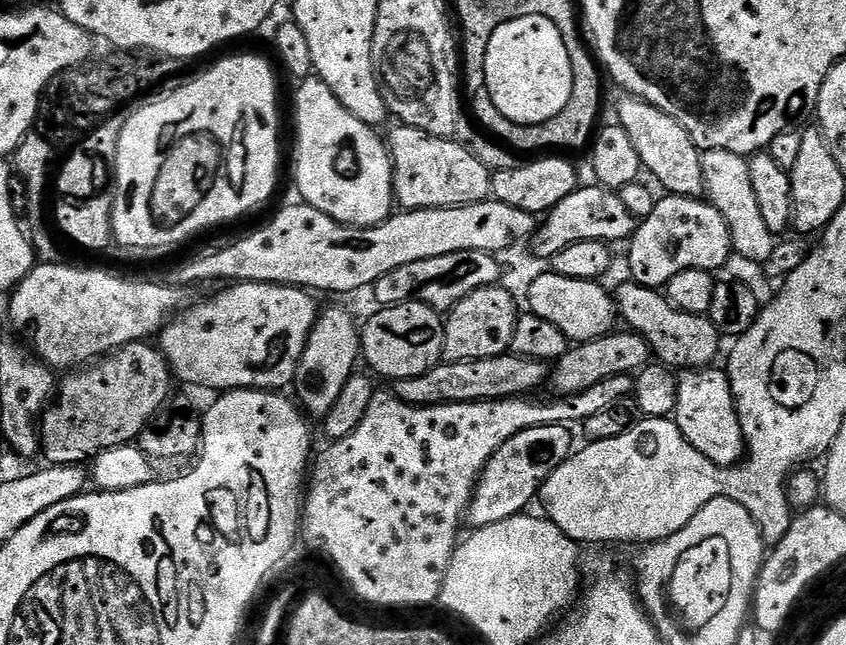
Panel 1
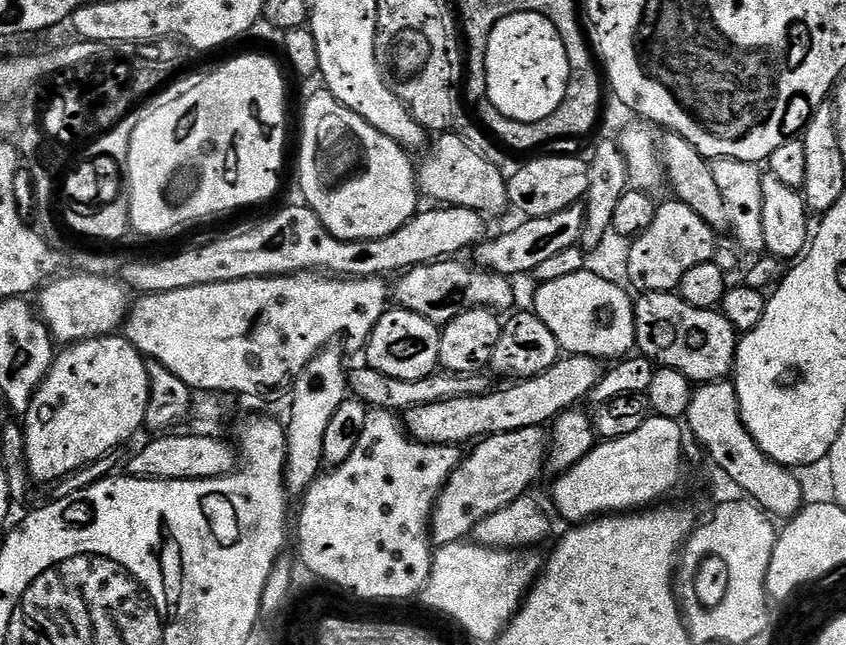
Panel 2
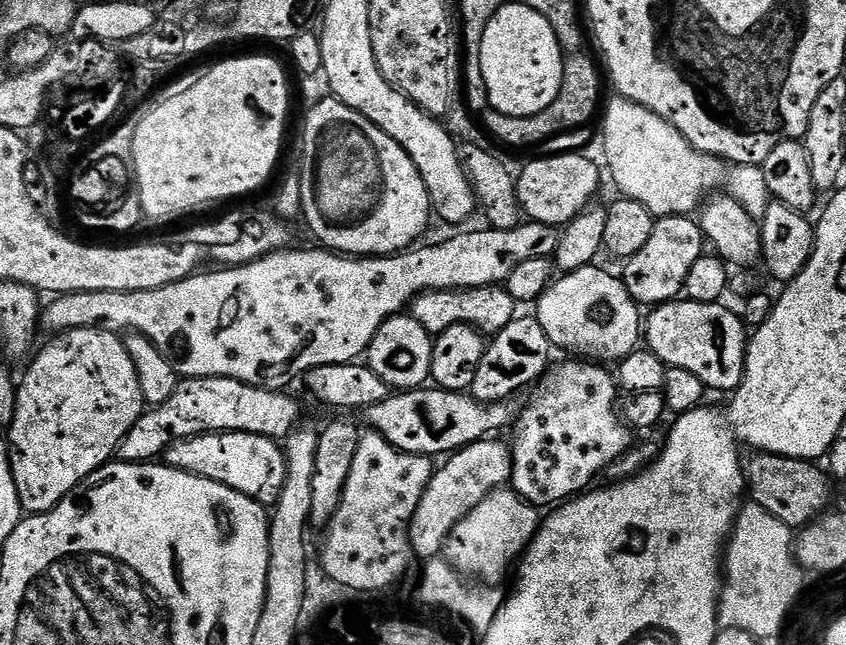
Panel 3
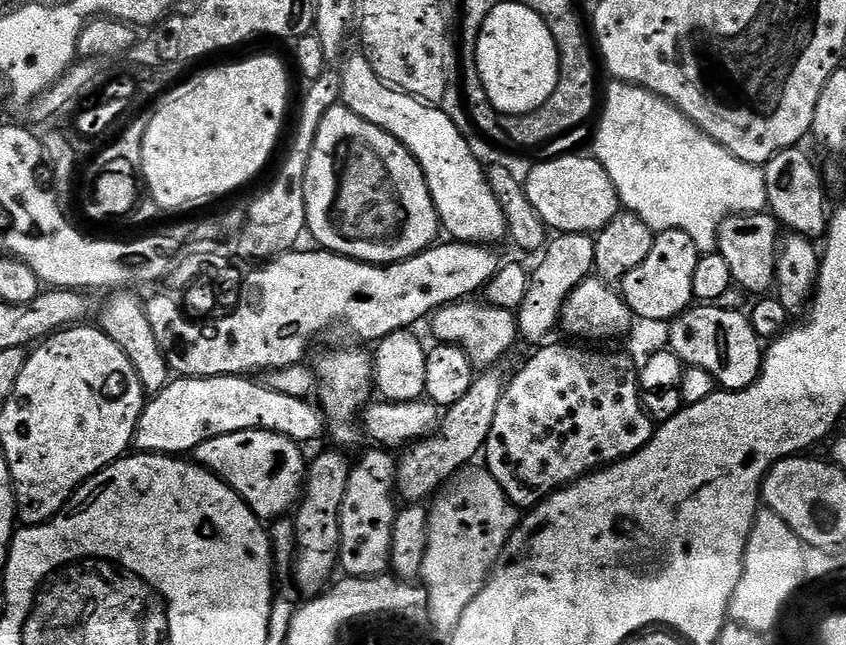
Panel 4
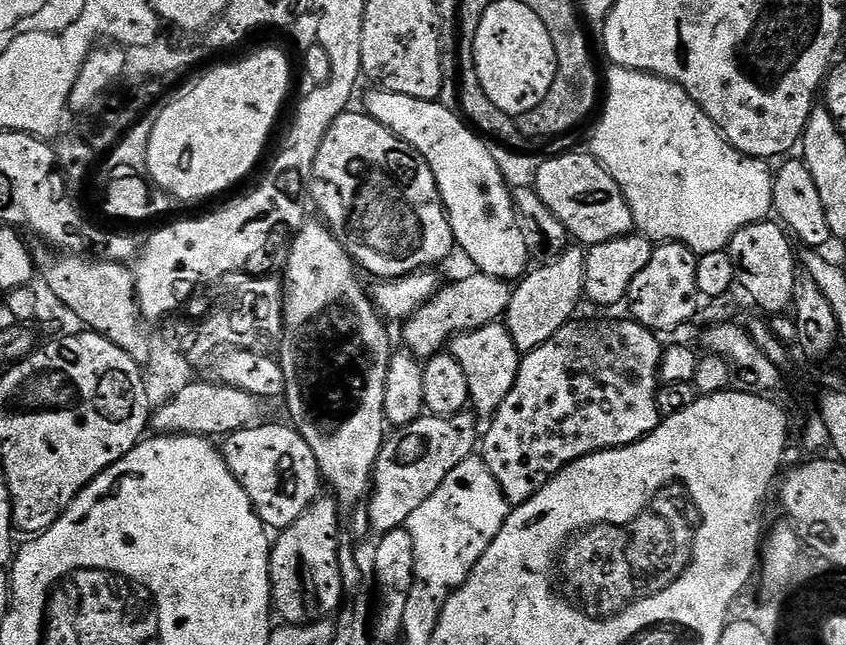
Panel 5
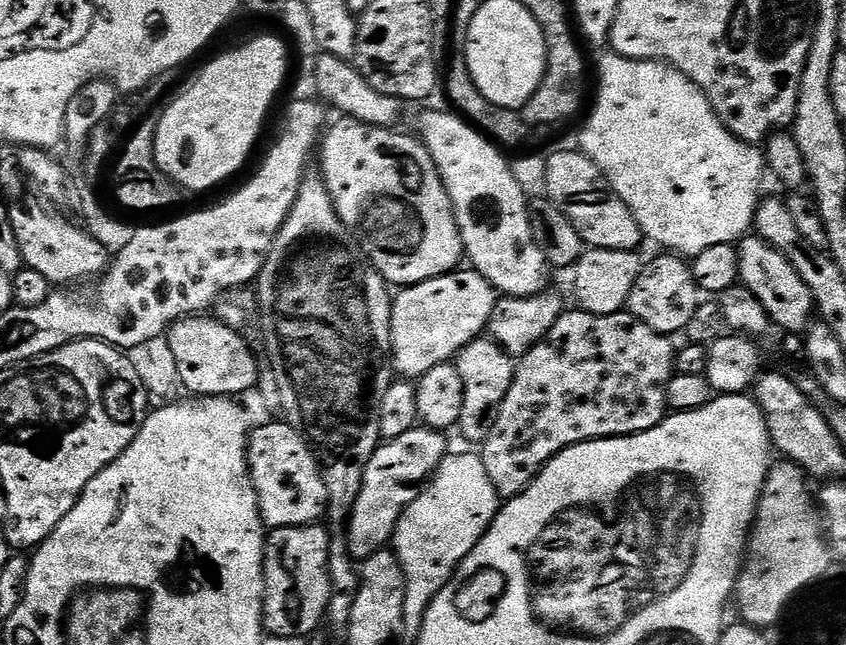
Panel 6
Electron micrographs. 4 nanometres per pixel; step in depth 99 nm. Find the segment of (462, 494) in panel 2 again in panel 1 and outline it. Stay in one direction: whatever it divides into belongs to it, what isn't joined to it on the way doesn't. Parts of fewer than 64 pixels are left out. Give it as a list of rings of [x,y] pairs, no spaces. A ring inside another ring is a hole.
[[[562,424],[550,426],[534,426],[530,430],[522,430],[514,434],[486,462],[480,471],[480,480],[468,503],[466,524],[475,530],[494,526],[494,522],[506,522],[506,518],[519,516],[525,511],[528,503],[535,501],[540,488],[548,476],[558,466],[562,466],[574,451],[569,429]]]

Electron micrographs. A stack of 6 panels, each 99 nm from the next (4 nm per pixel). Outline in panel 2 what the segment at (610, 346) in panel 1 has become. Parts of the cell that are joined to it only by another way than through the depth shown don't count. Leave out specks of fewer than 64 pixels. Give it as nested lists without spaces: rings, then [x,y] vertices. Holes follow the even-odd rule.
[[[564,356],[542,374],[517,381],[504,390],[496,388],[486,395],[447,399],[446,402],[414,407],[402,419],[412,439],[424,444],[458,446],[474,437],[543,427],[564,411],[579,405],[576,404],[579,400],[587,401],[601,375],[601,361],[589,356]]]

